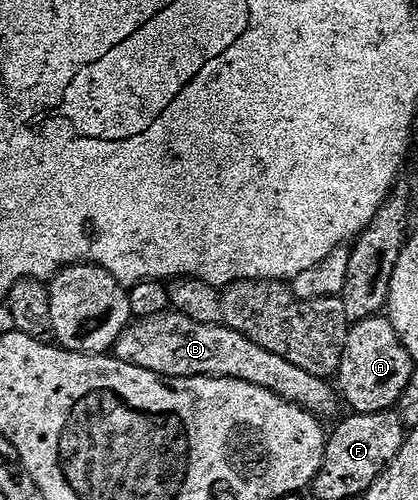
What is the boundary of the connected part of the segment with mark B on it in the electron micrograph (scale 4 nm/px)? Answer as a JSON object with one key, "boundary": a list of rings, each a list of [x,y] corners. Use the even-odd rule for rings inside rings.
{"boundary":[[[168,309],[157,315],[134,318],[117,342],[116,358],[124,363],[151,369],[160,375],[191,377],[192,375],[216,375],[223,379],[243,379],[260,387],[267,387],[306,410],[326,417],[337,407],[339,395],[328,378],[313,375],[301,369],[287,357],[263,349],[243,333],[221,323],[201,323],[180,309]]]}

